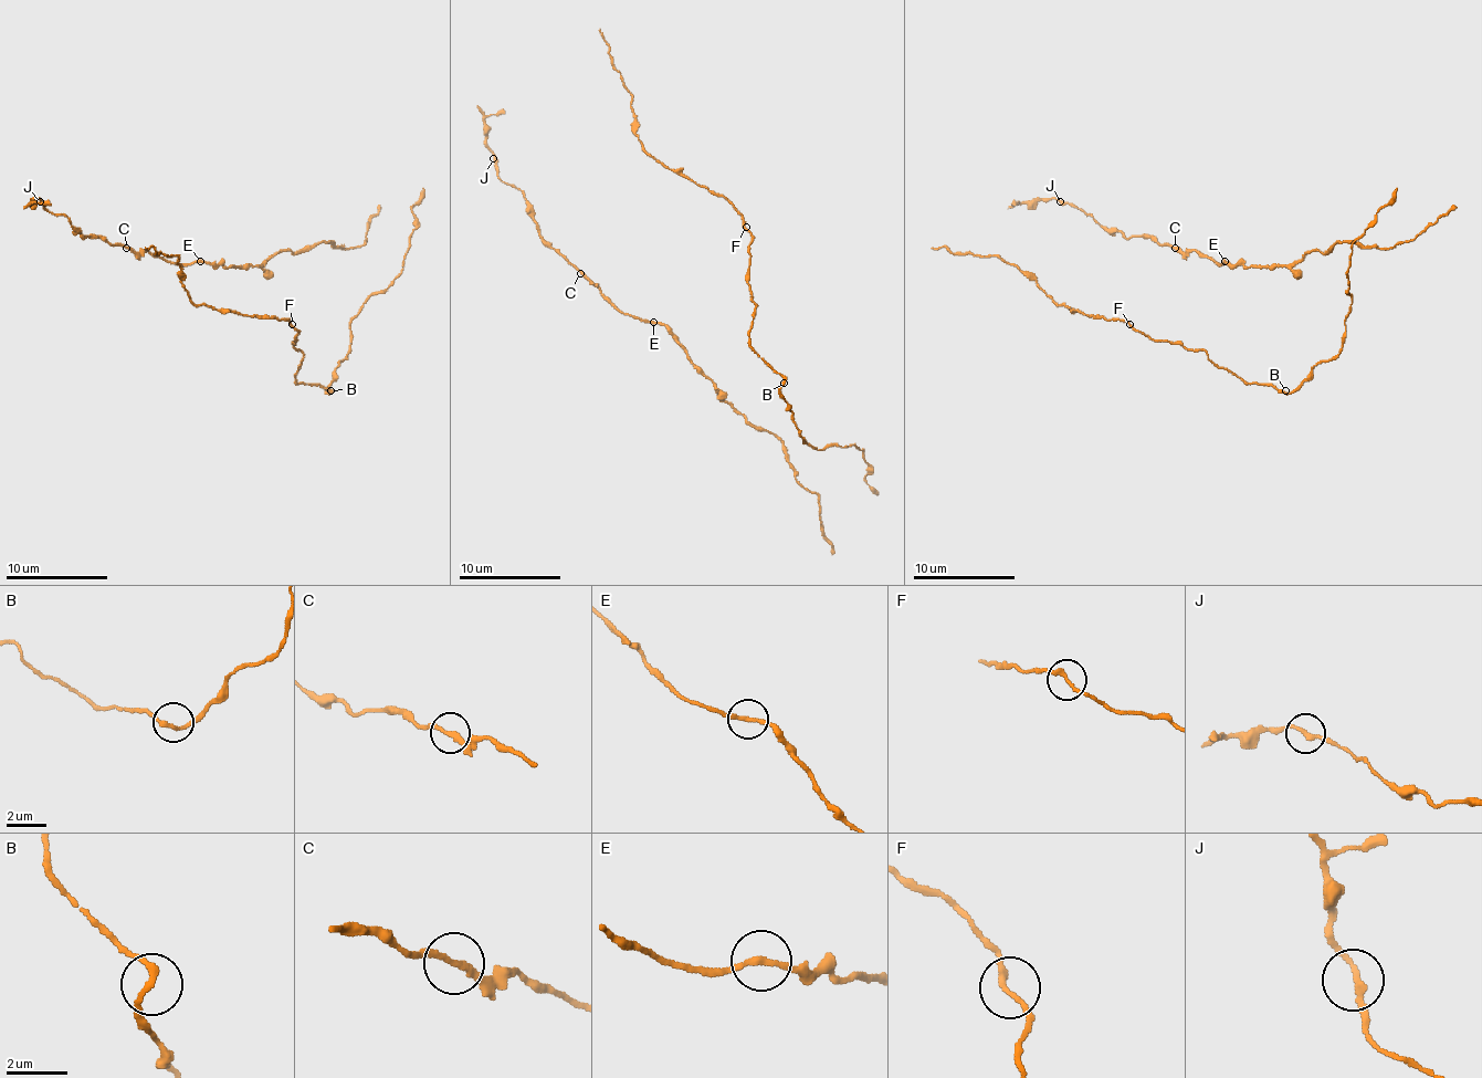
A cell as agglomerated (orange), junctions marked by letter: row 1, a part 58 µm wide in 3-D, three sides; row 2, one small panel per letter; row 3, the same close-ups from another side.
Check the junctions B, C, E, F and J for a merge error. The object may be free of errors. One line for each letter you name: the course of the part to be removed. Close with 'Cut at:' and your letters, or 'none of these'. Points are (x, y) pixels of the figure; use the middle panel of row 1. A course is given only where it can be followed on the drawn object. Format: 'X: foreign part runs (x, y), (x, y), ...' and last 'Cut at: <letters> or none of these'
Cut at: none of these

